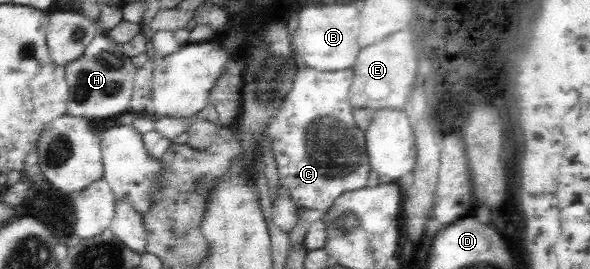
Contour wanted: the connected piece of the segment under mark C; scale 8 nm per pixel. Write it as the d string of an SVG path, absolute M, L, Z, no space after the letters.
M298 67L294 83L278 111L270 117L266 130L277 163L279 181L291 193L297 207L328 212L342 193L366 187L368 175L372 175L369 155L366 151L365 132L360 129L352 115L348 103L348 93L354 79L354 70L322 71L310 67Z

